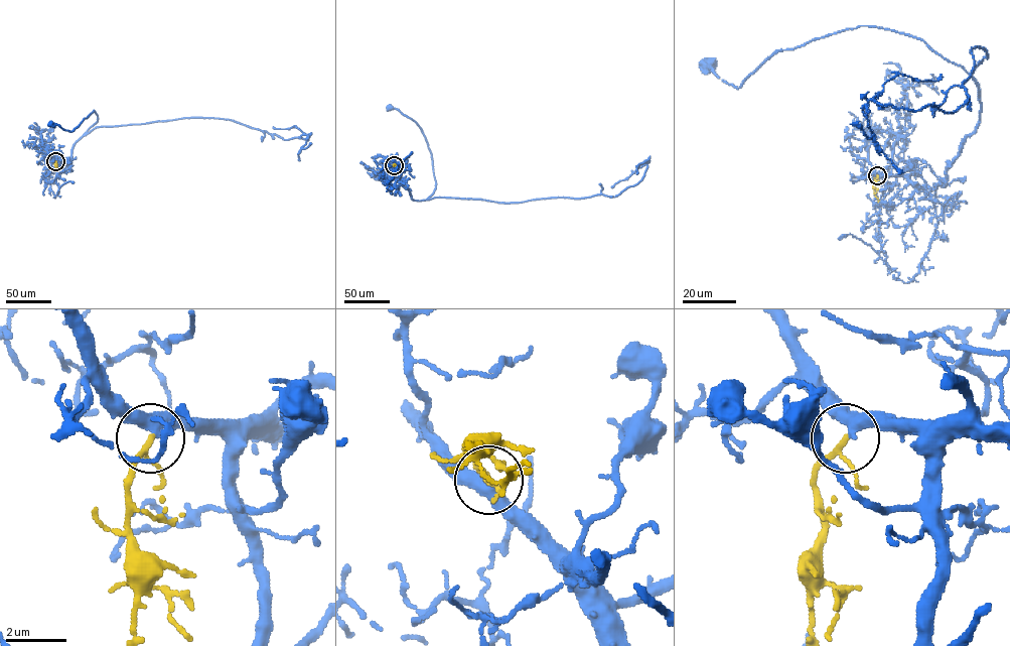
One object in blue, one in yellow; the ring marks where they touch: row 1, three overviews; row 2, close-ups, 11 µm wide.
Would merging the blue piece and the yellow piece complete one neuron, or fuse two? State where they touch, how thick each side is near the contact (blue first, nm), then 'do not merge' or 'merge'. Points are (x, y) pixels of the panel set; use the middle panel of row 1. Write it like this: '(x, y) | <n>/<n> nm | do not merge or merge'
(394, 165) | 360/150 nm | merge

